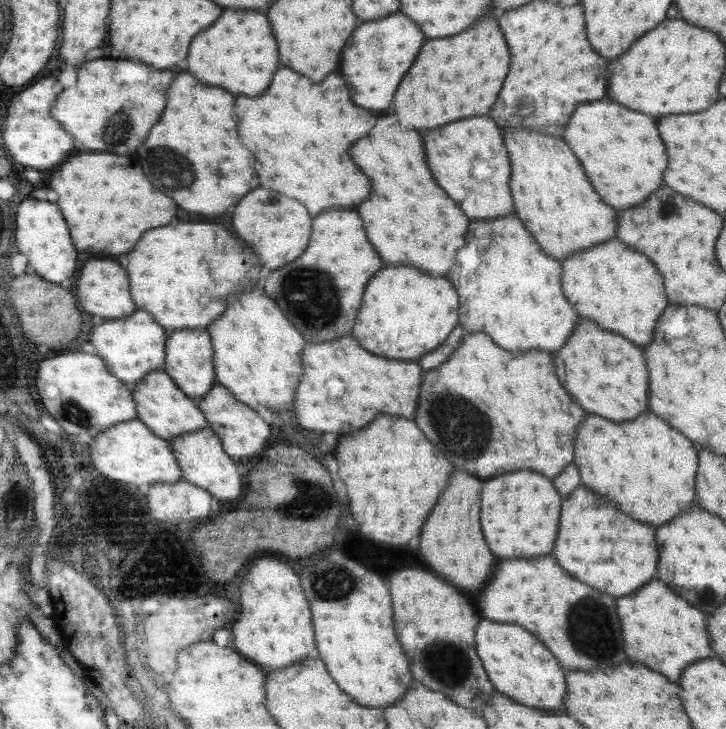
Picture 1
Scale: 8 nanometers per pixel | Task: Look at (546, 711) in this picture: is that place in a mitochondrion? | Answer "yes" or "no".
no

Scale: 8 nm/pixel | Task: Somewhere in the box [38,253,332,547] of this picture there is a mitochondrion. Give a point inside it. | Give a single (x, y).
(74, 413)

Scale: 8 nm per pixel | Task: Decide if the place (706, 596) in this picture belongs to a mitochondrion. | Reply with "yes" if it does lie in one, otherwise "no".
yes

